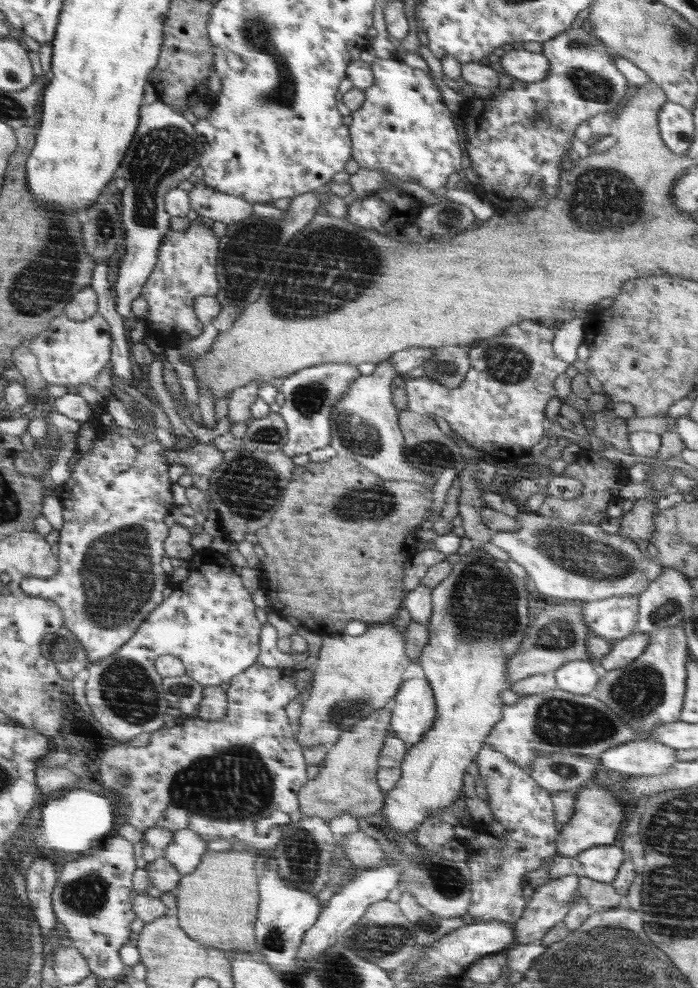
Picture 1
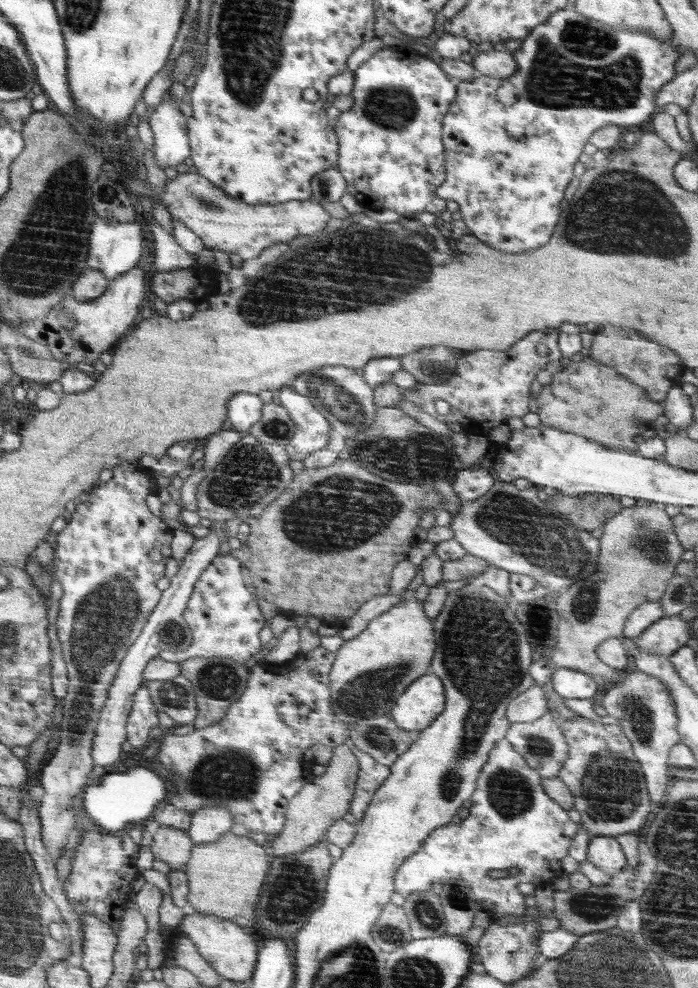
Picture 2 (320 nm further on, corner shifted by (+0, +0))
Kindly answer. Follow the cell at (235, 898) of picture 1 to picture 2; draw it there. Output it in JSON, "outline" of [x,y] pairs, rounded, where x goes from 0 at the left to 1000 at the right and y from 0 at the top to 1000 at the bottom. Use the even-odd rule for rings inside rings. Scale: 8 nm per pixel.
{"outline":[[[330,841],[311,851],[277,855],[275,866],[264,877],[271,893],[269,920],[282,924],[312,926],[354,940],[364,937],[364,917],[372,899],[384,885],[387,872],[375,856],[355,846],[338,846]]]}

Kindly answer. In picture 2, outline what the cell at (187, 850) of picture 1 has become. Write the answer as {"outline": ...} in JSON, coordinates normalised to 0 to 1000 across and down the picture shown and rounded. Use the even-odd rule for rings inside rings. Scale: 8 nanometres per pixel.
{"outline":[[[292,817],[277,822],[269,841],[281,855],[311,851],[334,834],[327,817]]]}

